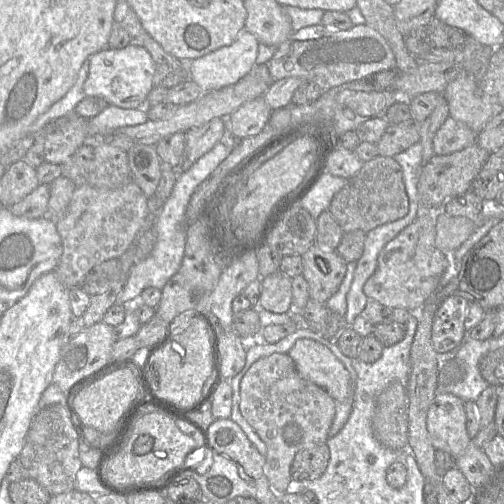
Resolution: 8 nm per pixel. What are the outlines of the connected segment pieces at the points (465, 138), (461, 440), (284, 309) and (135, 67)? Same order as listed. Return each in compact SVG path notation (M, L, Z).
M448 116L433 139L435 155L448 155L476 143L477 134L463 122Z
M437 393L428 410L427 431L434 448L443 450L454 458L456 467L463 473L475 491L494 476L496 469L490 459L483 448L477 447L468 435L465 402L459 397L450 393Z
M277 271L260 279L259 306L277 314L290 312L292 308L292 278Z
M137 43L122 49L104 48L89 56L89 72L83 89L86 96L104 98L110 105L127 109L144 109L148 93L153 88L157 64L150 53Z

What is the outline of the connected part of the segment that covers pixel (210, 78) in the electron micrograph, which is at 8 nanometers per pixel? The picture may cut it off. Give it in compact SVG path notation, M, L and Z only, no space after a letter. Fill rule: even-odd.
M244 27L230 45L193 59L190 64L190 78L200 86L203 93L232 85L244 77L254 66L258 45L257 38Z

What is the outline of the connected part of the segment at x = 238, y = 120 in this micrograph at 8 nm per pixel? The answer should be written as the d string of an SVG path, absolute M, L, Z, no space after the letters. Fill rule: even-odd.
M263 96L245 102L229 115L231 130L240 138L254 136L263 129L271 112Z

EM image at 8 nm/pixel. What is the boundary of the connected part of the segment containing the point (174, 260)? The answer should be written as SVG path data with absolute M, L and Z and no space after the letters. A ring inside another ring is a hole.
M221 142L199 158L187 171L179 173L170 197L166 200L155 218L155 230L157 242L152 253L139 261L132 268L131 273L119 294L116 304L133 305L138 302L142 291L147 287L163 289L169 279L174 276L181 267L186 244L186 209L197 187L205 181L217 166L226 159L232 149Z

